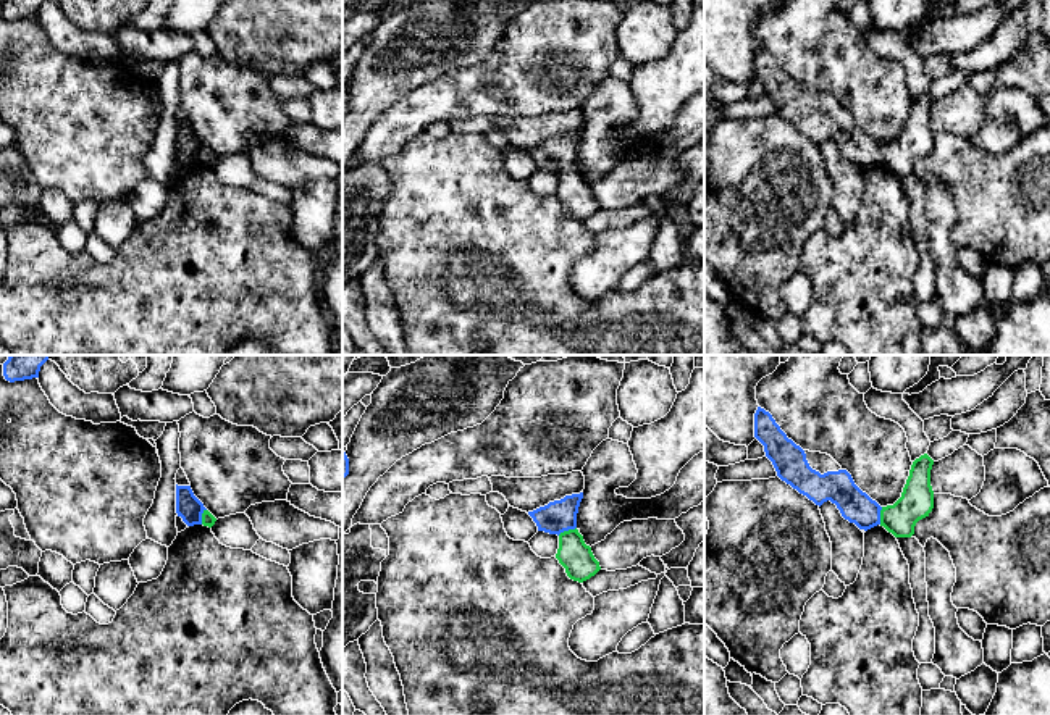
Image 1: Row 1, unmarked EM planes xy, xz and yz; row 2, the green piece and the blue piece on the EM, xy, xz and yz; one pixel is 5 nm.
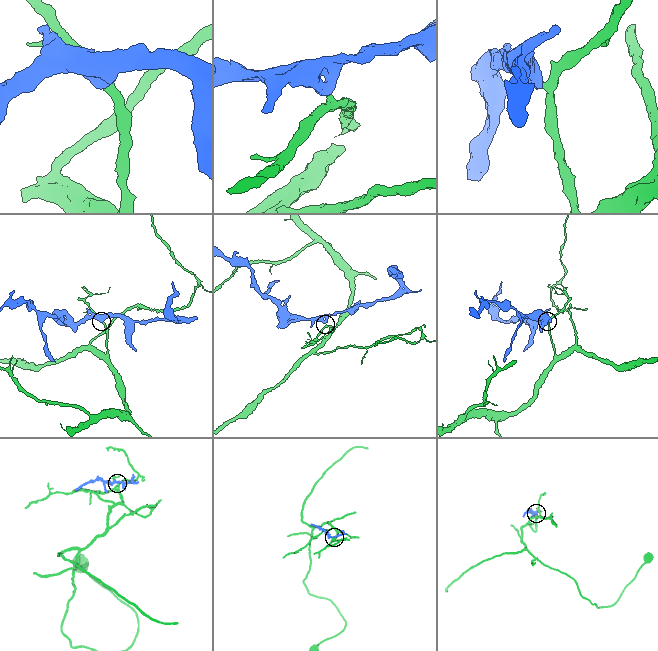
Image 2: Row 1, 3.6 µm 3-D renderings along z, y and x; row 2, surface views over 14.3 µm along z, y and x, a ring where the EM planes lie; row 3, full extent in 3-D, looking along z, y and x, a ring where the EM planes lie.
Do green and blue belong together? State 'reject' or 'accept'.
reject

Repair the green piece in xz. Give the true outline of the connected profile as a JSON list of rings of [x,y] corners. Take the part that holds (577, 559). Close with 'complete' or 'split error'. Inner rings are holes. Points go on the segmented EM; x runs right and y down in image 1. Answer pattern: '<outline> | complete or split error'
[[[577,528],[559,534],[556,558],[565,568],[567,576],[578,583],[590,579],[601,570],[591,547],[585,544]]] | complete

